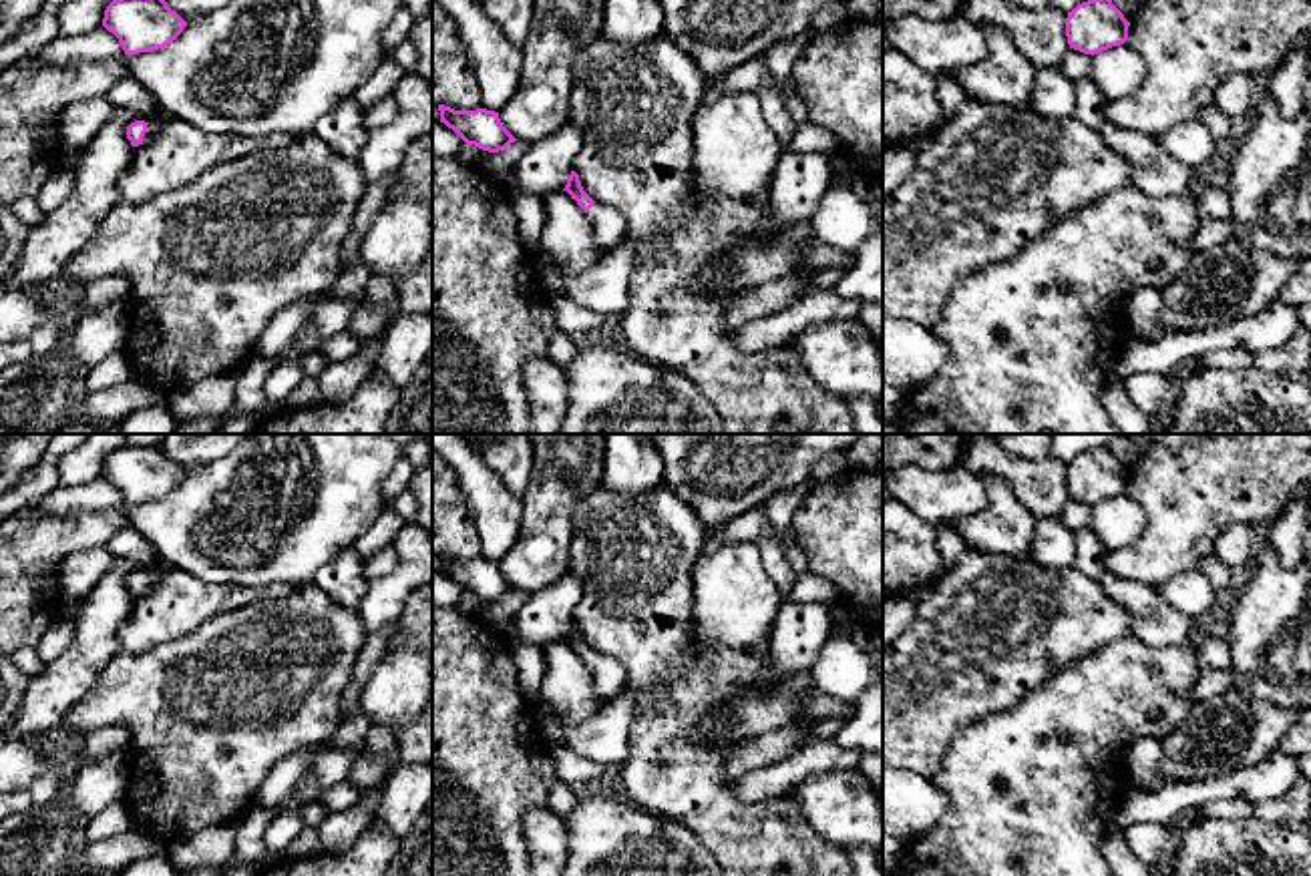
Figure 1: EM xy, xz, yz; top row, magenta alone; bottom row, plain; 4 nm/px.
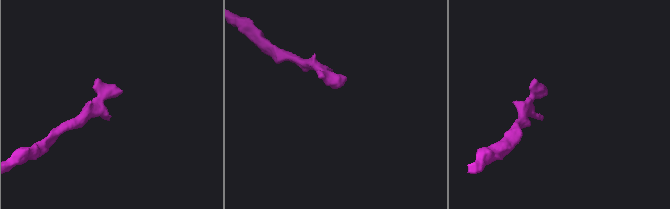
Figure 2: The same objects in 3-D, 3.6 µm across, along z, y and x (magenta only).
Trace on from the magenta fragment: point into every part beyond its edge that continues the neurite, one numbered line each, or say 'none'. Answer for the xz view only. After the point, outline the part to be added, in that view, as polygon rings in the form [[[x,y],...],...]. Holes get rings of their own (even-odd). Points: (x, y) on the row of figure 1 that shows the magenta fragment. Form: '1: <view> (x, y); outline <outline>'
1: xz (608, 224); outline [[[599,201],[593,203],[587,215],[593,221],[599,257],[605,257],[617,247],[625,231],[625,217],[617,209]]]

